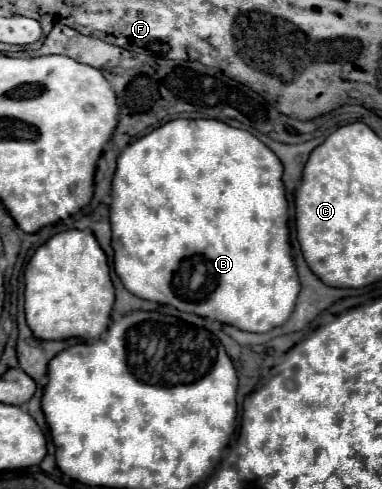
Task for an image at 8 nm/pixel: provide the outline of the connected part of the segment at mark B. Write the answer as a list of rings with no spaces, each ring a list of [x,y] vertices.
[[[174,119],[166,125],[154,129],[152,133],[144,135],[142,139],[128,145],[118,155],[116,175],[112,179],[112,205],[110,205],[110,225],[112,225],[112,247],[114,247],[114,271],[122,279],[124,287],[148,301],[156,301],[162,305],[172,305],[178,311],[194,313],[198,317],[206,317],[212,321],[220,321],[226,325],[234,325],[242,331],[252,333],[266,333],[278,325],[282,325],[296,303],[300,281],[296,275],[296,267],[290,255],[290,241],[288,241],[288,201],[284,195],[282,183],[284,167],[280,159],[252,133],[244,129],[230,127],[216,119]]]

